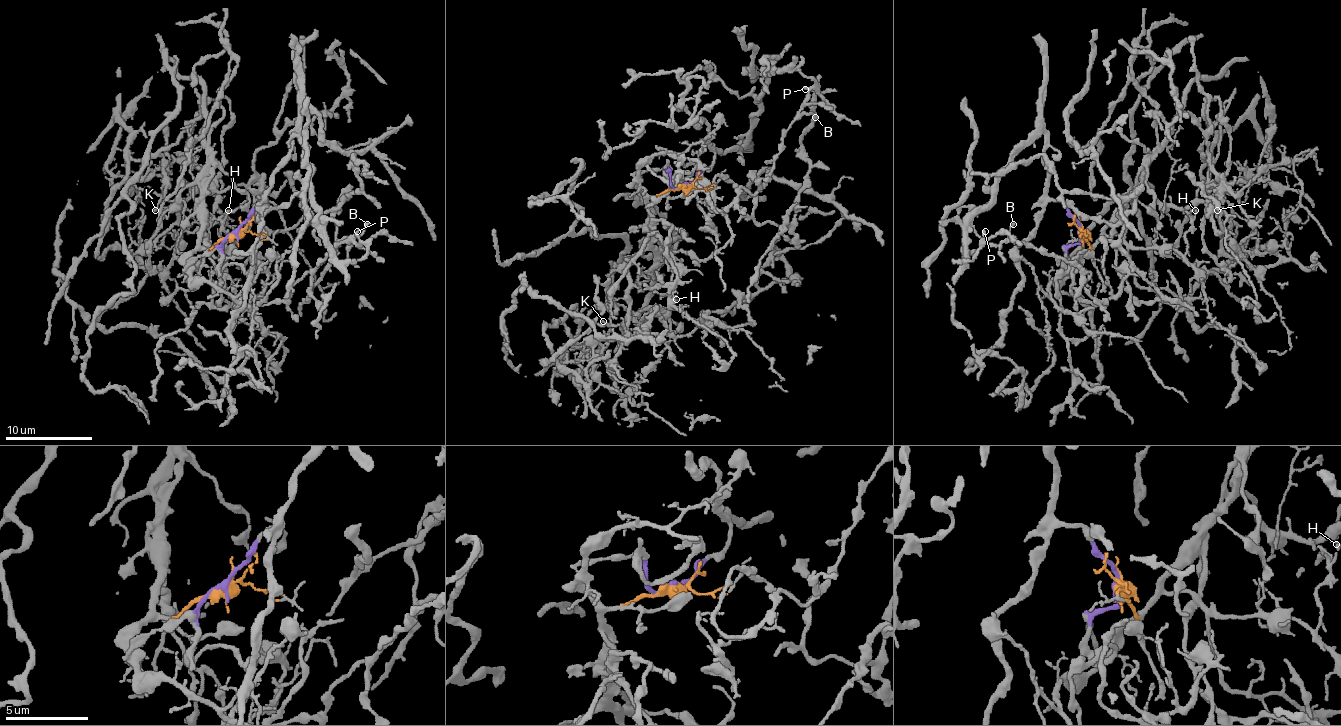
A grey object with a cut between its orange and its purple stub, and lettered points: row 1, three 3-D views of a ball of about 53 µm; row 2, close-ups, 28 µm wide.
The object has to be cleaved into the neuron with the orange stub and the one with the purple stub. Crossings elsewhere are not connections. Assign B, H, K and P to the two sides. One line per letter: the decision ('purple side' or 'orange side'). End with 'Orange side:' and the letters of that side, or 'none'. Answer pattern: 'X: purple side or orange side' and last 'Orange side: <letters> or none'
B: purple side
H: orange side
K: orange side
P: purple side
Orange side: H, K

